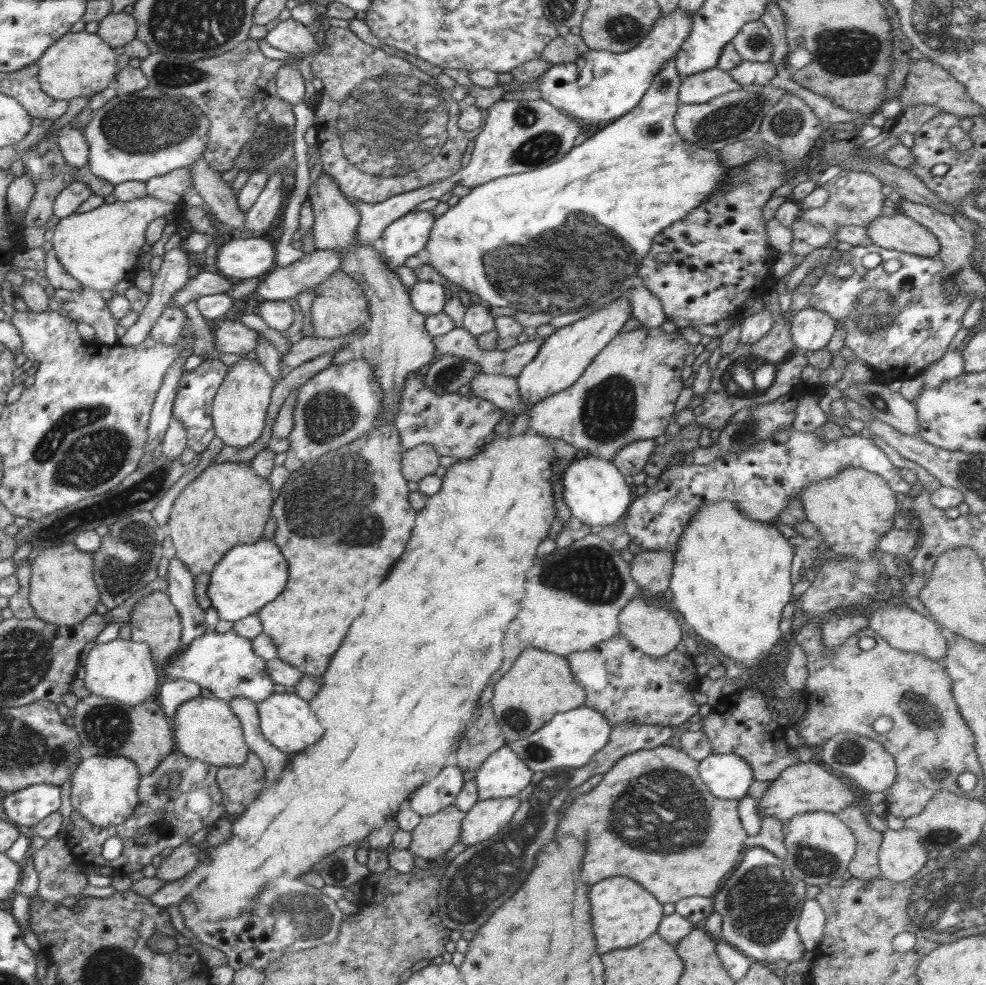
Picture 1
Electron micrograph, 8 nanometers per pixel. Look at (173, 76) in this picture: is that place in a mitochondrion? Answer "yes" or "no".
yes

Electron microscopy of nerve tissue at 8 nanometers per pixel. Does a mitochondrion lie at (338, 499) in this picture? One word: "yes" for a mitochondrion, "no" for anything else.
yes

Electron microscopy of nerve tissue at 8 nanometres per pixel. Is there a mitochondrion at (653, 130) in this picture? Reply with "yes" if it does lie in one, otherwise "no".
no

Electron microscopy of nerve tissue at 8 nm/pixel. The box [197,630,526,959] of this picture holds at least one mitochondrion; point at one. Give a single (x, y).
(299, 916)

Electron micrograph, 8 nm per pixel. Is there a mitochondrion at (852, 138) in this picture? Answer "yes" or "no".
no

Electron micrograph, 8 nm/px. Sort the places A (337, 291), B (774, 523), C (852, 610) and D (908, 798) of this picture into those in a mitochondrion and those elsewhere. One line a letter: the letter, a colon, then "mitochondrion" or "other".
A: mitochondrion
B: other
C: other
D: other

